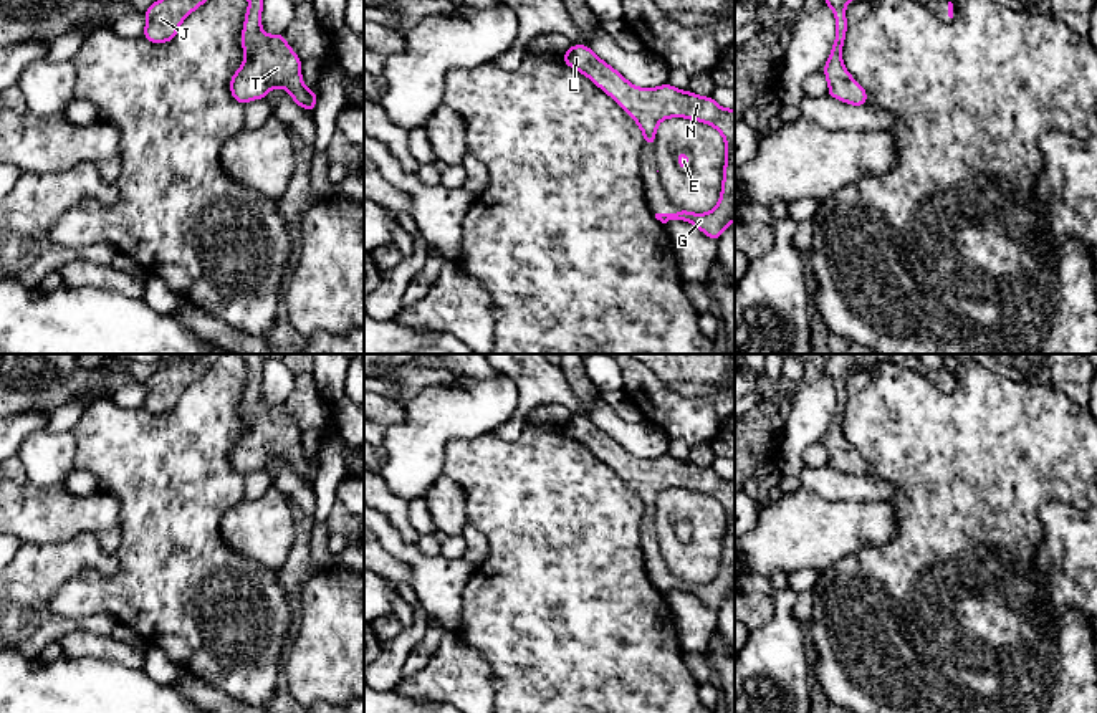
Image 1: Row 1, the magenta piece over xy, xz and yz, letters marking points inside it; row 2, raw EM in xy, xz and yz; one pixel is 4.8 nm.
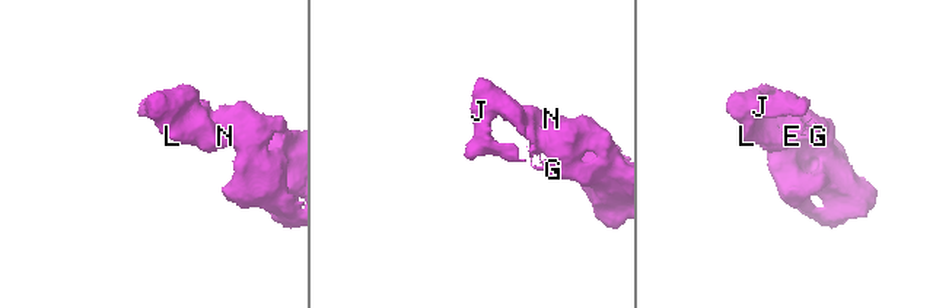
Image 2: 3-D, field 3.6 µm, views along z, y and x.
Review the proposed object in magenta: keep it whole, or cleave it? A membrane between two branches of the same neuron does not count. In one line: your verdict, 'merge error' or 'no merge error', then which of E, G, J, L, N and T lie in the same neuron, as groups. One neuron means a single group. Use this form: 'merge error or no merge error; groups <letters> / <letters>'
no merge error; groups E G J L N T

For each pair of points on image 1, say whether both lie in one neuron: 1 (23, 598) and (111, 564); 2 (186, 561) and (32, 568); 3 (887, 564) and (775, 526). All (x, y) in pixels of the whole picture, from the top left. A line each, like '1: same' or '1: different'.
1: same
2: different
3: different

